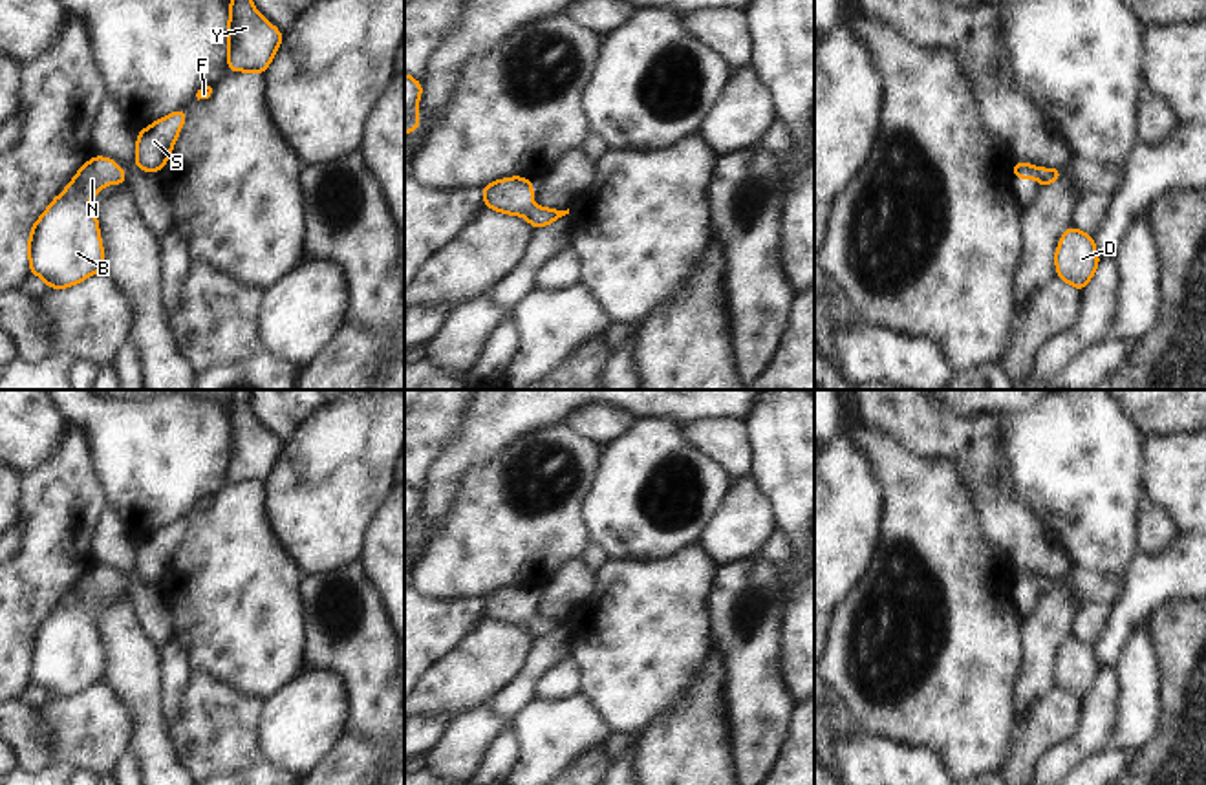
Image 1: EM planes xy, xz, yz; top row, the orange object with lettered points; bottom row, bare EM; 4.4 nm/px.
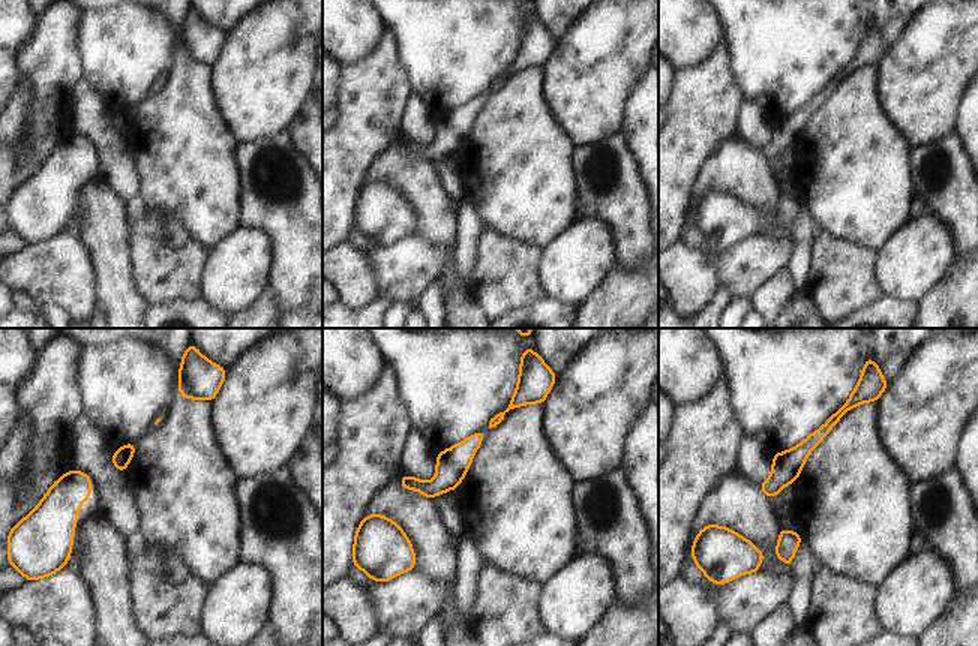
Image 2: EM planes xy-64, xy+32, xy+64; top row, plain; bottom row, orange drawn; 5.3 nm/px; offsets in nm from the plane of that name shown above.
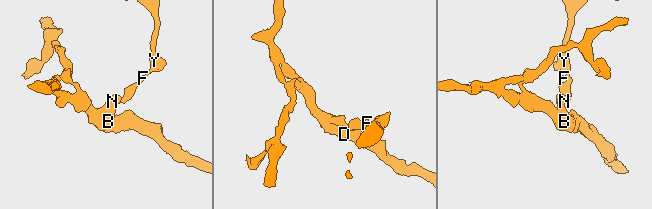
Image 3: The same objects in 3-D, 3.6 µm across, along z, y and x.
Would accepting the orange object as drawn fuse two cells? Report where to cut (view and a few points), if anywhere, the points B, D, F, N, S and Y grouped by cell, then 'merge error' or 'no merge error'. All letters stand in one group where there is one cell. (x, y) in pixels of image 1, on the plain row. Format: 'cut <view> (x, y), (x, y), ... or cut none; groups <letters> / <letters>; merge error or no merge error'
cut none; groups B D F N S Y; no merge error

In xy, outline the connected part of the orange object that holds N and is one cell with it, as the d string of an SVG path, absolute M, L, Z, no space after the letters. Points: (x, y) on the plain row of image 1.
M93 565L35 631L29 644L29 679L51 699L64 699L104 679L97 626L84 615L106 593L126 591L110 567Z

